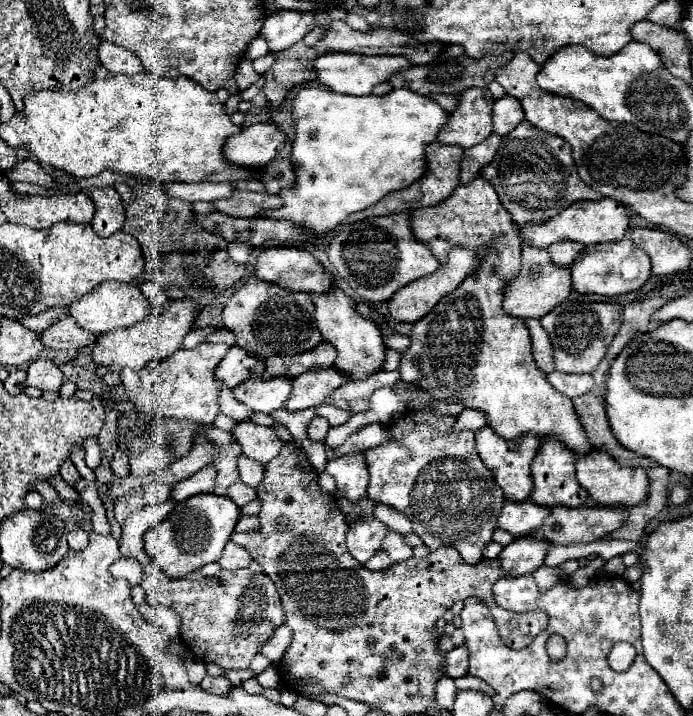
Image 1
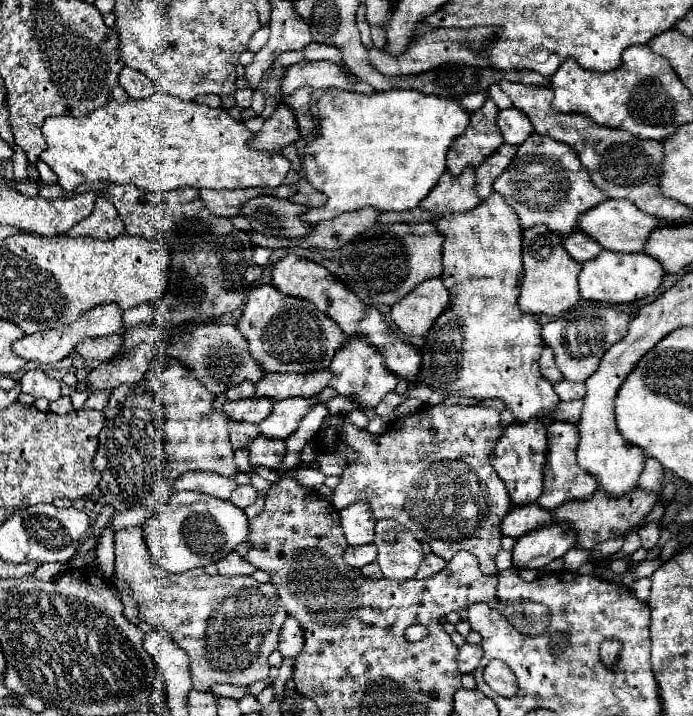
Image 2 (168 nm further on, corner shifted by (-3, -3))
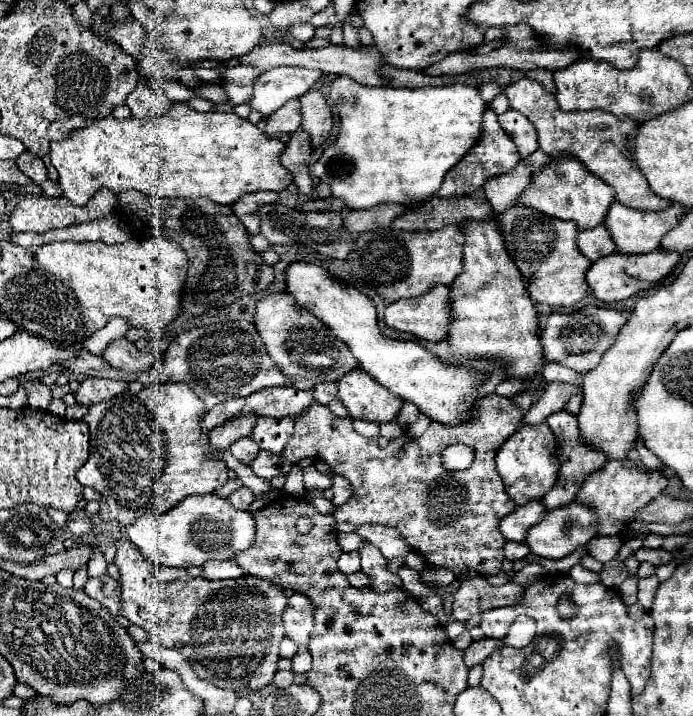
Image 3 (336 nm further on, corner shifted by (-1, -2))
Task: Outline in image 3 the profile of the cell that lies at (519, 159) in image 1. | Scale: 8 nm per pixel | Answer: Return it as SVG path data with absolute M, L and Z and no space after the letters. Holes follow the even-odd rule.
M559 156L551 166L537 172L531 186L517 200L517 204L537 208L553 218L573 220L577 222L579 230L599 226L605 220L607 210L613 202L615 202L613 188L601 182L601 178L593 176L589 170L585 170L585 166L581 166L581 162L577 162L577 158L571 158L571 156Z

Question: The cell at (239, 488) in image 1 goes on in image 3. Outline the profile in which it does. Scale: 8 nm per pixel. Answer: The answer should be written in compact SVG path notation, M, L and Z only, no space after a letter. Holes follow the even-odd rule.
M239 488L239 490L235 490L229 498L227 498L237 510L249 510L249 506L251 506L251 502L255 500L255 494L249 490L249 488Z

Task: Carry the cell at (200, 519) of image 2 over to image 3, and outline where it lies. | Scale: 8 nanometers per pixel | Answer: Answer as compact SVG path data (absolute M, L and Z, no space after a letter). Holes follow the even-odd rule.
M199 494L181 500L169 514L139 516L127 534L139 552L153 564L189 568L201 566L207 560L229 560L237 552L247 550L255 538L255 522L251 512L237 510L227 498L215 494Z

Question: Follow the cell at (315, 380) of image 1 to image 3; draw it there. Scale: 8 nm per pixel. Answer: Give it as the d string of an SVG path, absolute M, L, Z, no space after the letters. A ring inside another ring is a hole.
M257 418L255 428L251 432L253 442L257 442L257 446L261 450L273 452L273 454L281 454L281 450L285 448L287 440L293 434L293 420L291 418Z

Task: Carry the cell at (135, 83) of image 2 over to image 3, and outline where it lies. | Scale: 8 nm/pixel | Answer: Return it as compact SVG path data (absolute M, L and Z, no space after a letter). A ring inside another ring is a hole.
M139 84L125 102L131 110L131 116L139 118L139 120L151 120L151 118L161 118L163 114L167 114L171 100L161 94L159 90L151 90L143 84Z

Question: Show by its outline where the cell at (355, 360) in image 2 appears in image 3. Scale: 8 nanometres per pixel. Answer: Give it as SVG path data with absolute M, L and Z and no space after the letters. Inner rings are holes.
M353 370L345 374L339 382L339 400L347 406L351 418L361 418L377 424L395 422L403 400L393 392L383 388L363 370Z

